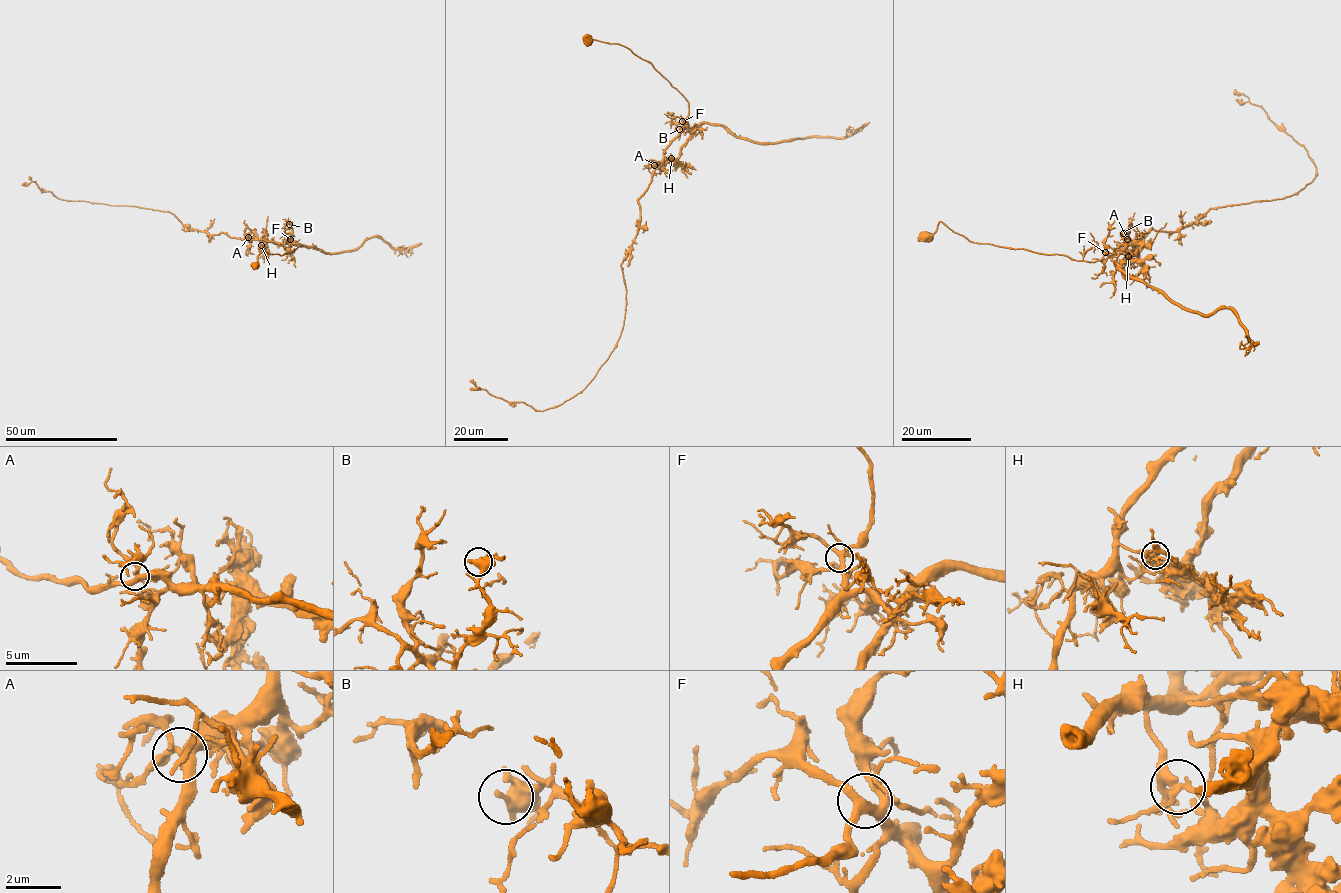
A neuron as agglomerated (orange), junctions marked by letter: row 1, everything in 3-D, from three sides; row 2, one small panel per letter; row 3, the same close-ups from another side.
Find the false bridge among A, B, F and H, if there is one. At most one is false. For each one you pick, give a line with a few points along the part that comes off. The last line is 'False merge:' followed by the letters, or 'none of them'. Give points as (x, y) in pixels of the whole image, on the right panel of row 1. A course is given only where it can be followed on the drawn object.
H: foreign part runs (1128, 255), (1133, 260), (1137, 255), (1120, 265), (1121, 270), (1207, 315), (1233, 310), (1248, 339), (1258, 342)
False merge: H

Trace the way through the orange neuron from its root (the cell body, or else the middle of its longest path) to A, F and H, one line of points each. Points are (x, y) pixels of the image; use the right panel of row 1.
A: (926, 239), (940, 222), (972, 242), (1092, 262), (1104, 254), (1112, 256), (1127, 239)
F: (926, 239), (931, 238), (940, 222), (971, 241), (980, 243), (1066, 255), (1092, 262), (1102, 260), (1105, 252)
H: (926, 239), (940, 222), (980, 243), (1092, 262), (1104, 254), (1112, 256), (1123, 245), (1128, 255)

